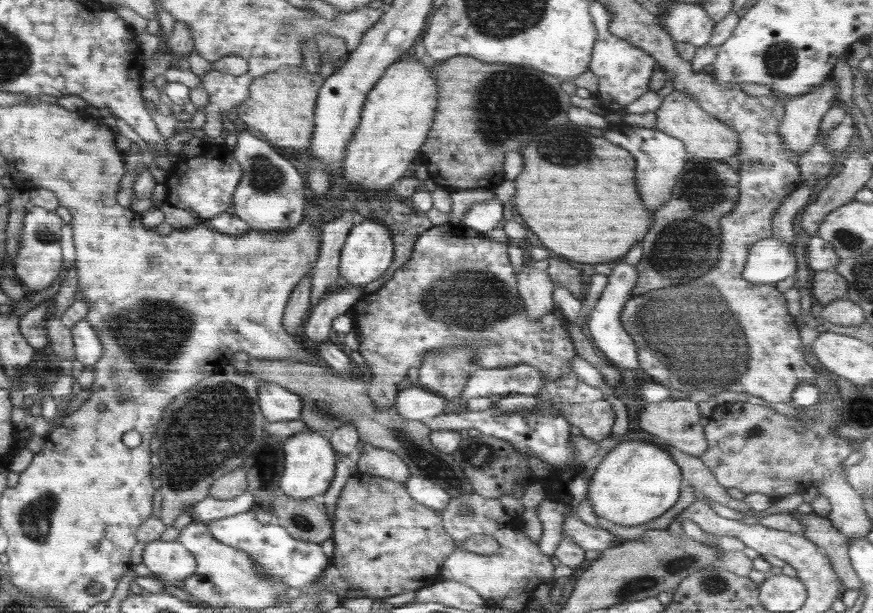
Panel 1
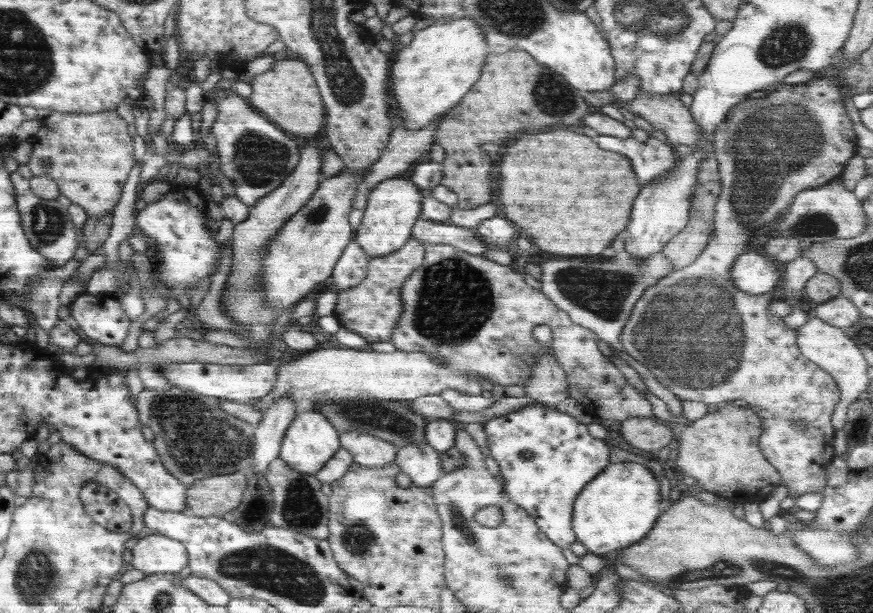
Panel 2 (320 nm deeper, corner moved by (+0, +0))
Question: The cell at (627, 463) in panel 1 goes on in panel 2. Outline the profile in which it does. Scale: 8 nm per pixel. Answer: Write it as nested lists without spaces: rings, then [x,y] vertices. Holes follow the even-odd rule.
[[[635,462],[609,464],[600,474],[588,482],[576,497],[572,515],[572,530],[576,540],[586,547],[588,553],[609,557],[619,549],[629,547],[645,538],[658,517],[661,516],[661,500],[658,478],[648,466]]]

